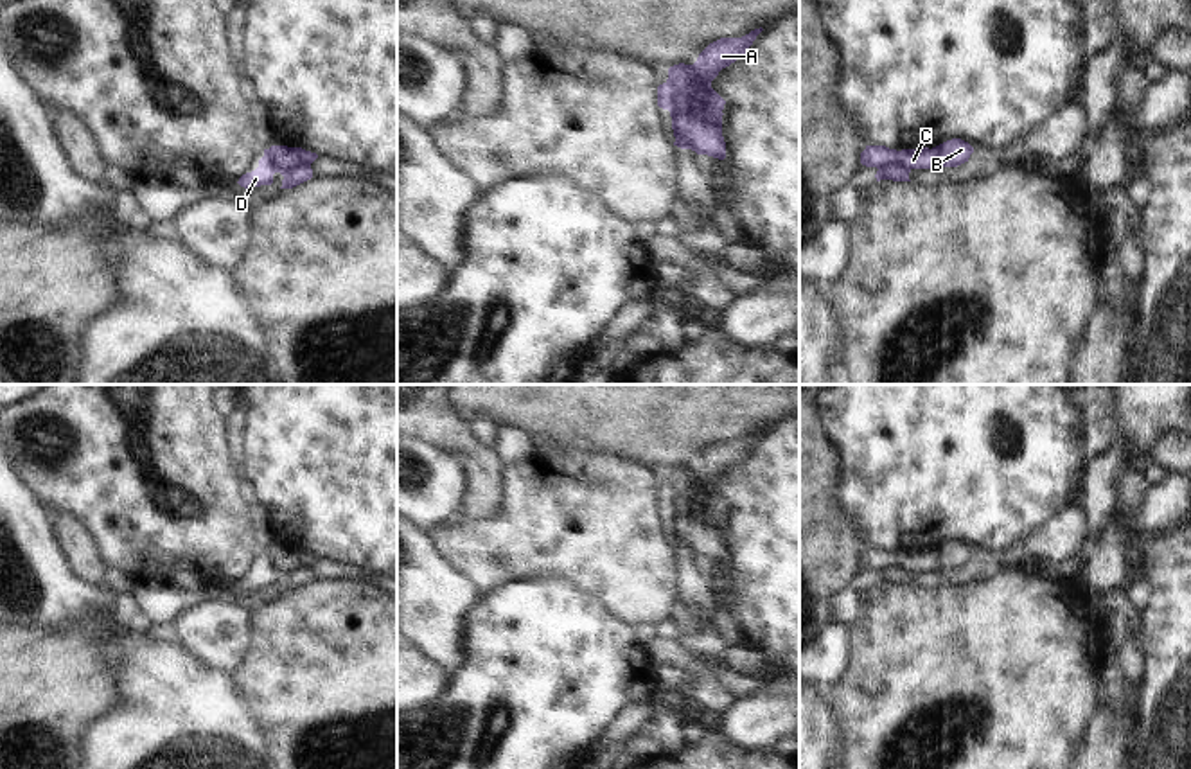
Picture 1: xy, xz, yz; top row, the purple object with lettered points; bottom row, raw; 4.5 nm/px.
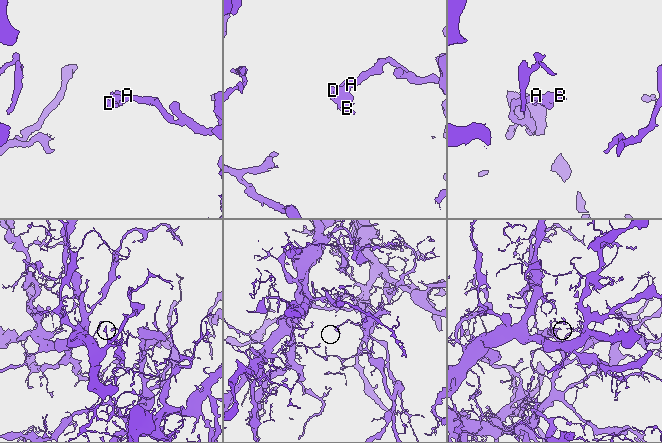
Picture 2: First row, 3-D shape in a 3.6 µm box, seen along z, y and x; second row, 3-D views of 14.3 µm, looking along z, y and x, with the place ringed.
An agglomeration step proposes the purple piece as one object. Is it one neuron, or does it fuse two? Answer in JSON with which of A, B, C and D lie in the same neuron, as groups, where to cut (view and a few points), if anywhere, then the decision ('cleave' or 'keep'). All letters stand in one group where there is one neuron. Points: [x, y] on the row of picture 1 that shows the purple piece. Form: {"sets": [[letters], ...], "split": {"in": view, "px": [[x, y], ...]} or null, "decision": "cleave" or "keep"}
{"sets": [["A"], ["B", "C", "D"]], "split": {"in": "yz", "px": [[899, 151], [899, 157], [879, 171]]}, "decision": "cleave"}

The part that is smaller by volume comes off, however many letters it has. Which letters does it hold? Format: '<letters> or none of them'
B, C, D

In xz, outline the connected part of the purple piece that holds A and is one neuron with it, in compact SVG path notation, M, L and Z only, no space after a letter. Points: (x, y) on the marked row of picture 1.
M760 27L742 38L720 38L710 43L693 63L697 72L711 83L722 68L729 66L749 50L762 31Z

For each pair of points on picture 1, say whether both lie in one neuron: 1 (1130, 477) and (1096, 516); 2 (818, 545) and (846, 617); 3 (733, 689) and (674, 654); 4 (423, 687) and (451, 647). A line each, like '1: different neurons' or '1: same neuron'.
1: different neurons
2: different neurons
3: same neuron
4: different neurons

